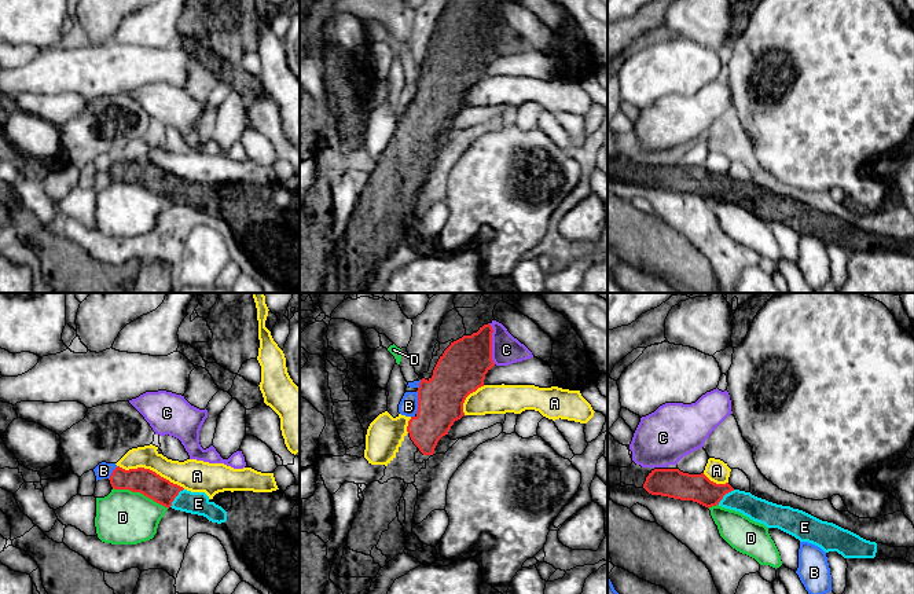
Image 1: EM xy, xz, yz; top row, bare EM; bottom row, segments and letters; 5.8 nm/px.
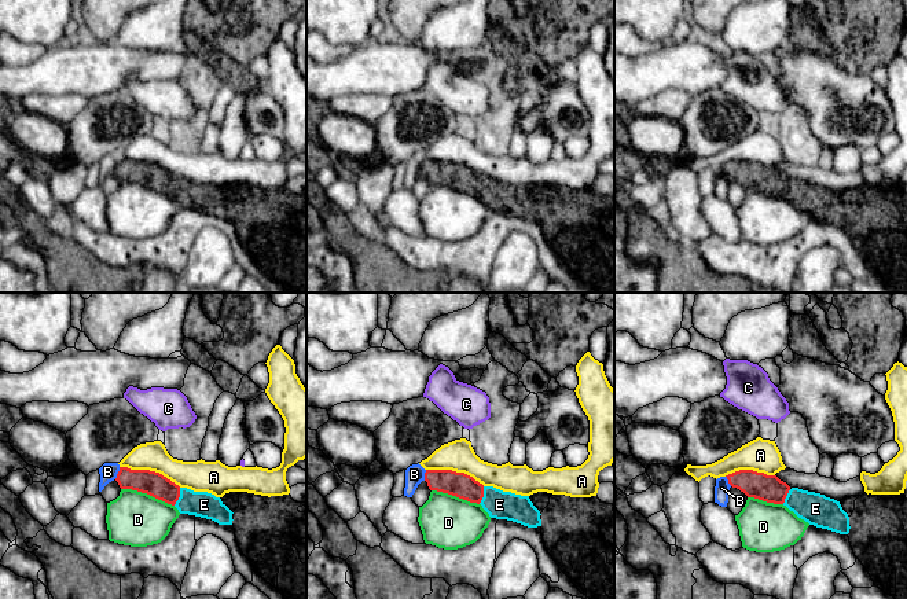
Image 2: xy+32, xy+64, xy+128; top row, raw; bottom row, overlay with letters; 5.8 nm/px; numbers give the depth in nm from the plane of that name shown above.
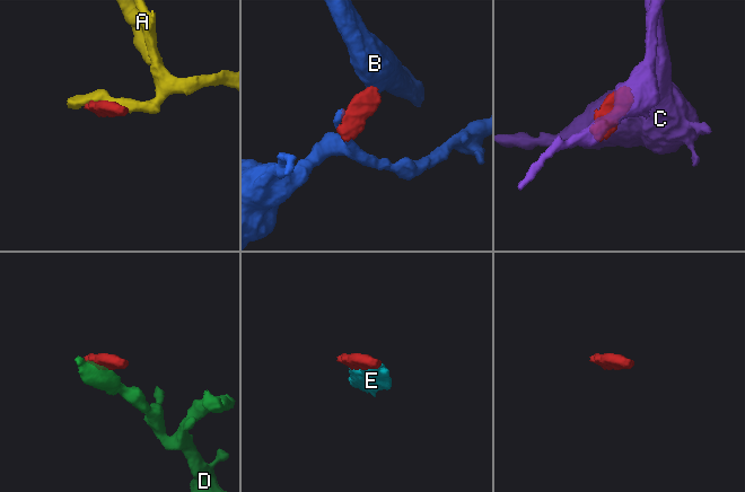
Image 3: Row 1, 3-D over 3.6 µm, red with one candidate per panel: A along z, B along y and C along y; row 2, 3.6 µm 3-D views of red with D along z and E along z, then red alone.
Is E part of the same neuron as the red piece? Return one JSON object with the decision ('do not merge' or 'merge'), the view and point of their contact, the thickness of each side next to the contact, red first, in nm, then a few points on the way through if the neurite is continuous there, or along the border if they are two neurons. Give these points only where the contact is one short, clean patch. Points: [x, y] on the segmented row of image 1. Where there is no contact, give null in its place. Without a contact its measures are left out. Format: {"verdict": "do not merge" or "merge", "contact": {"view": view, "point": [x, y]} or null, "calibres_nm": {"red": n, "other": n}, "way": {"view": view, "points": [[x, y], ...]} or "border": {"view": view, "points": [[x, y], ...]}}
{"verdict": "merge", "contact": {"view": "xy", "point": [175, 497]}, "calibres_nm": {"red": 150, "other": 130}}

